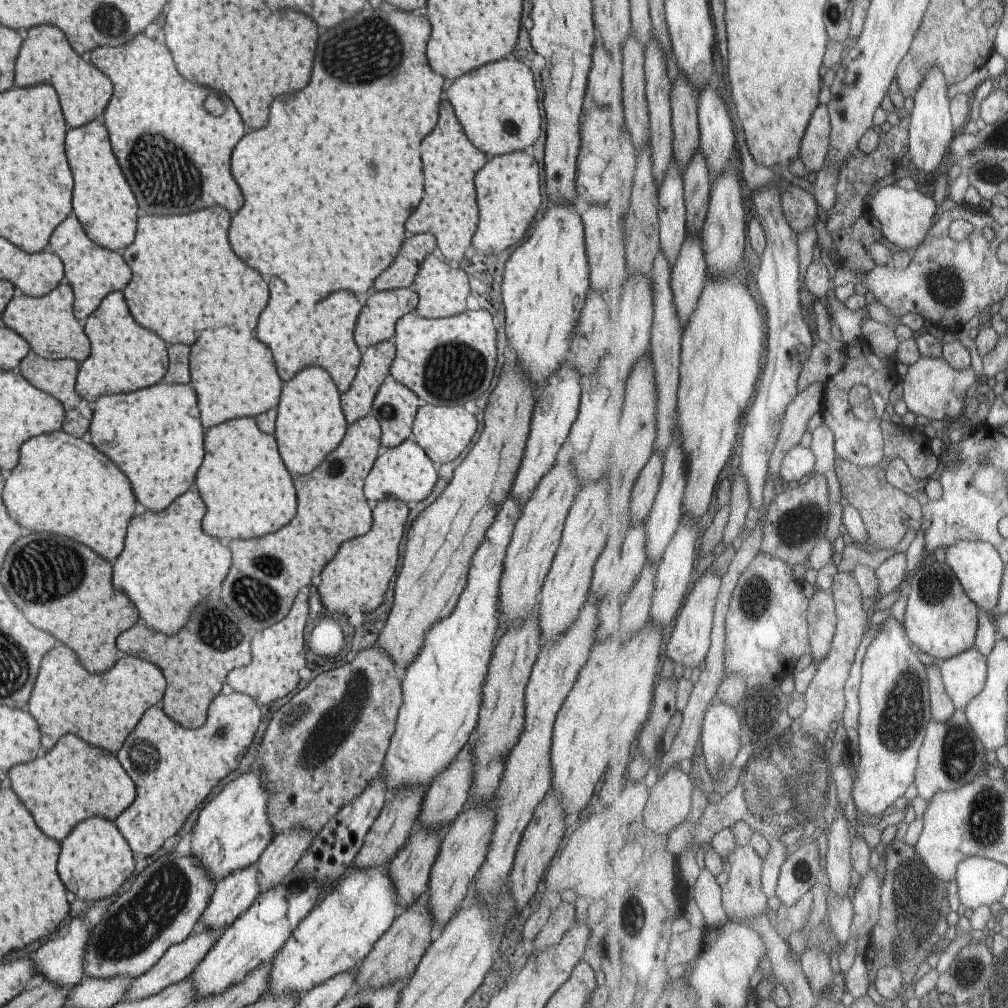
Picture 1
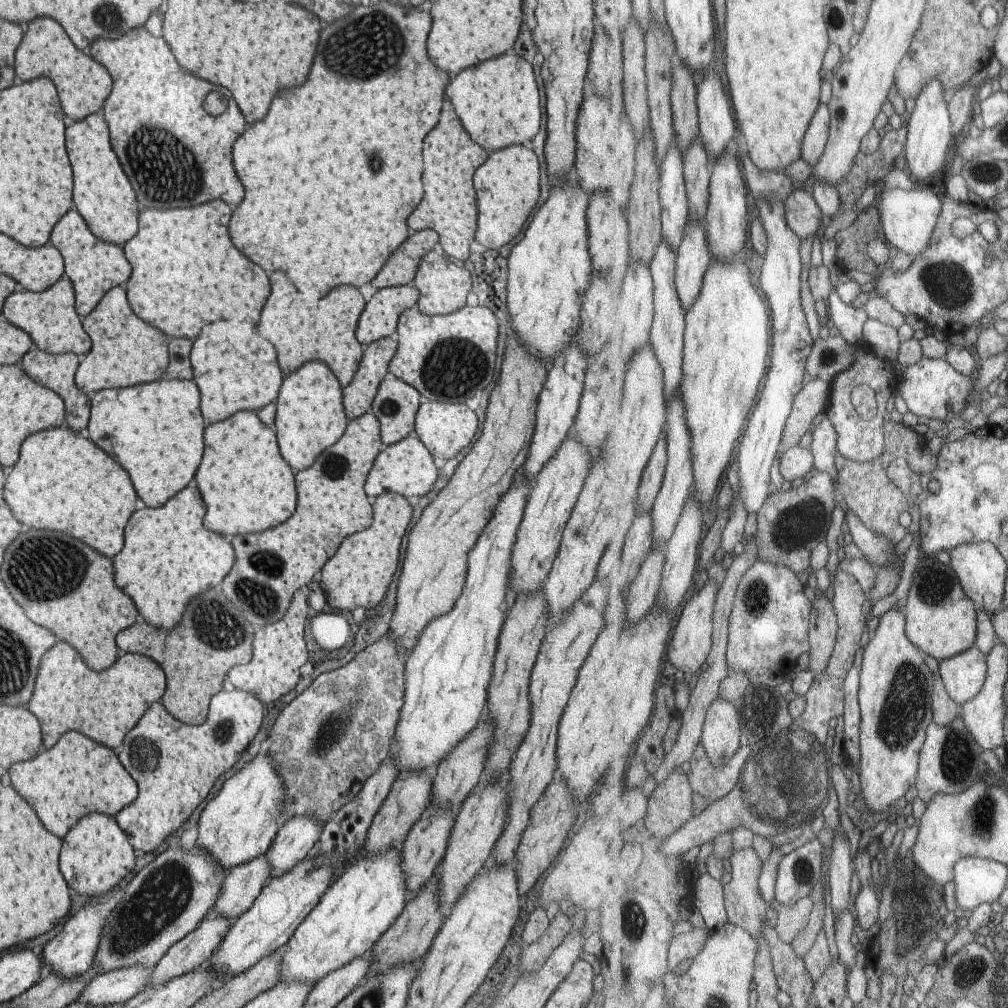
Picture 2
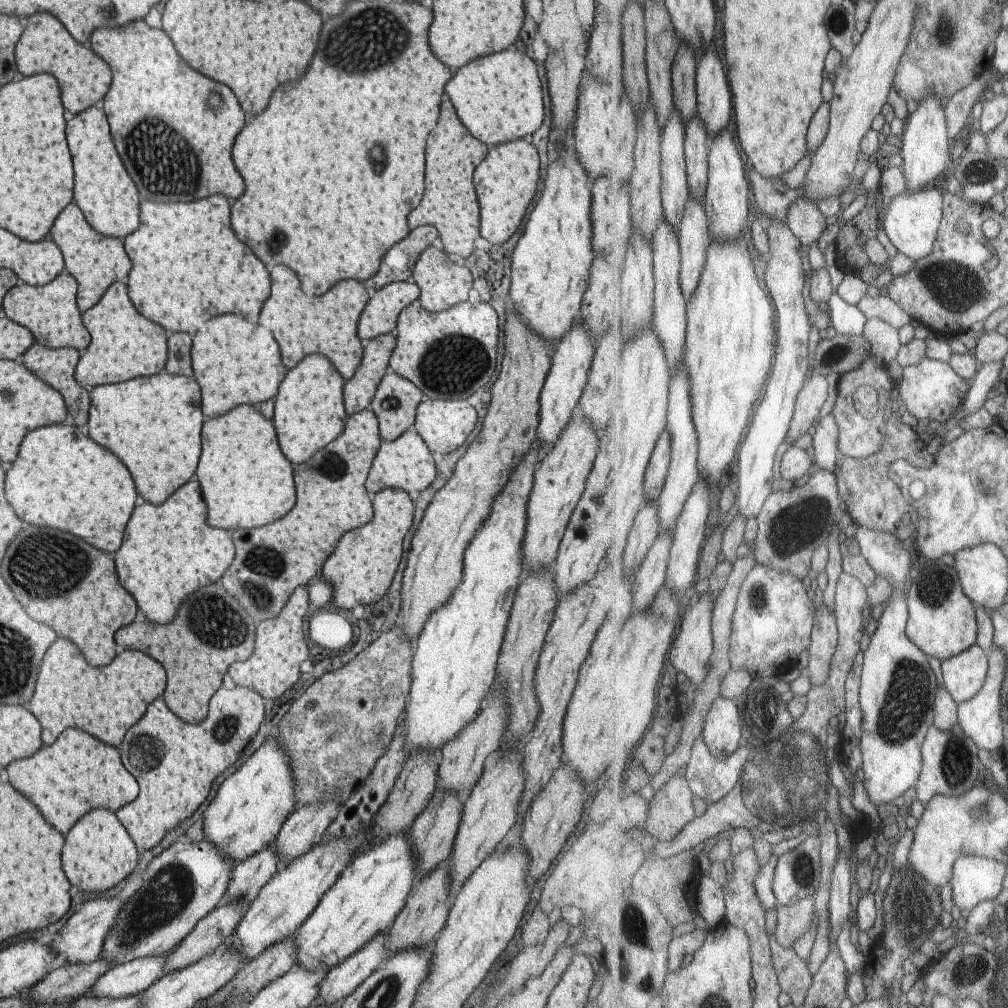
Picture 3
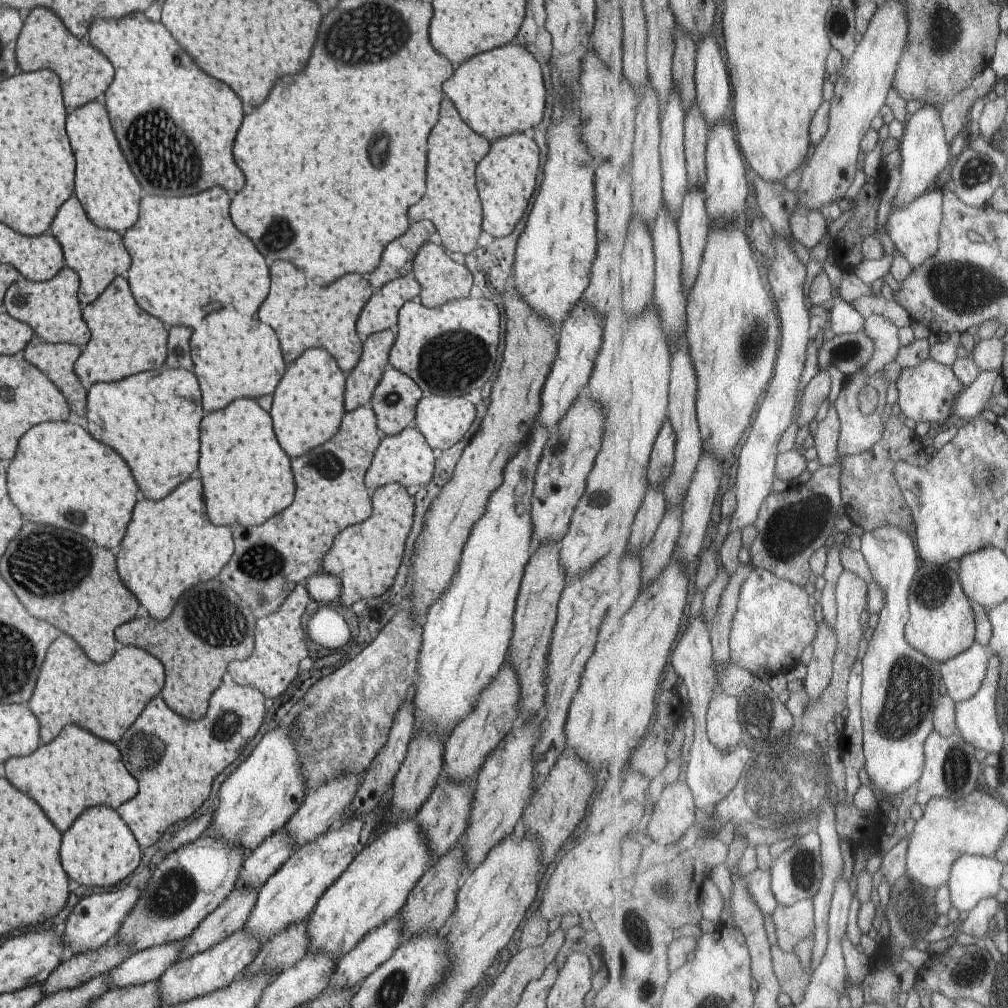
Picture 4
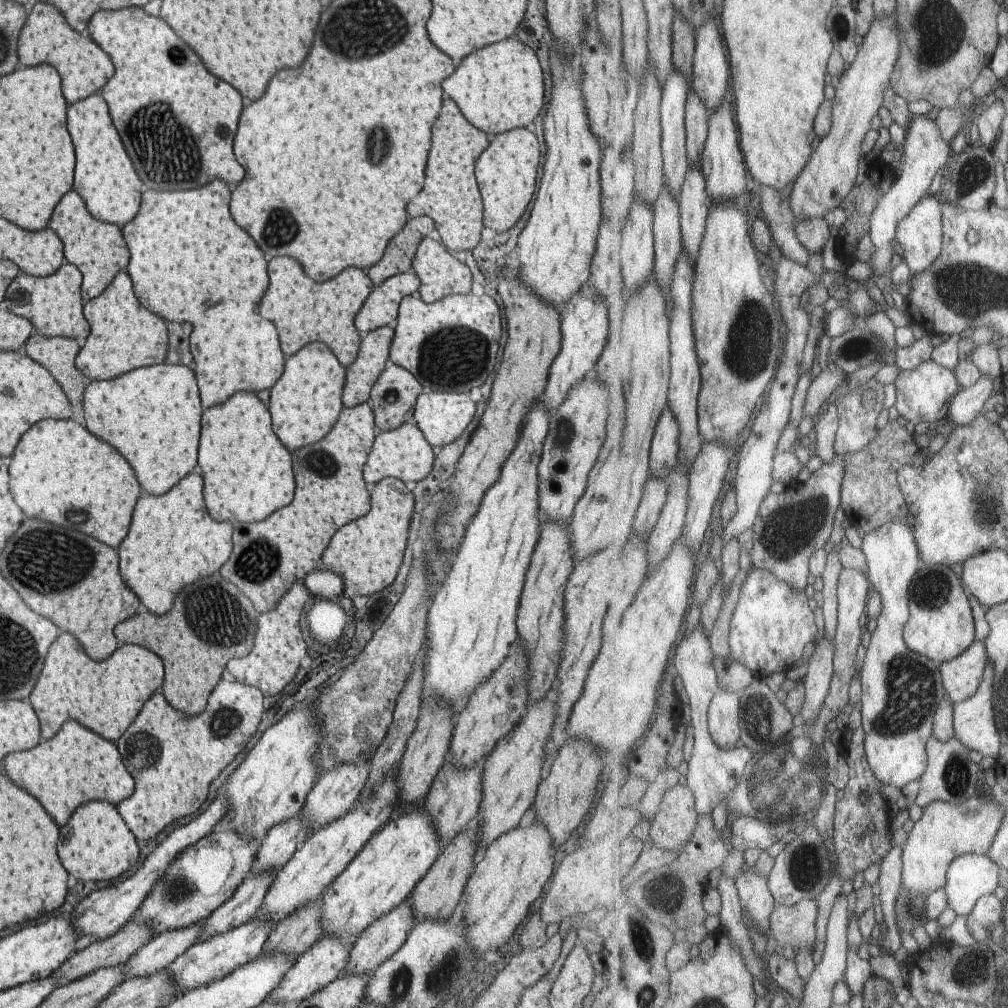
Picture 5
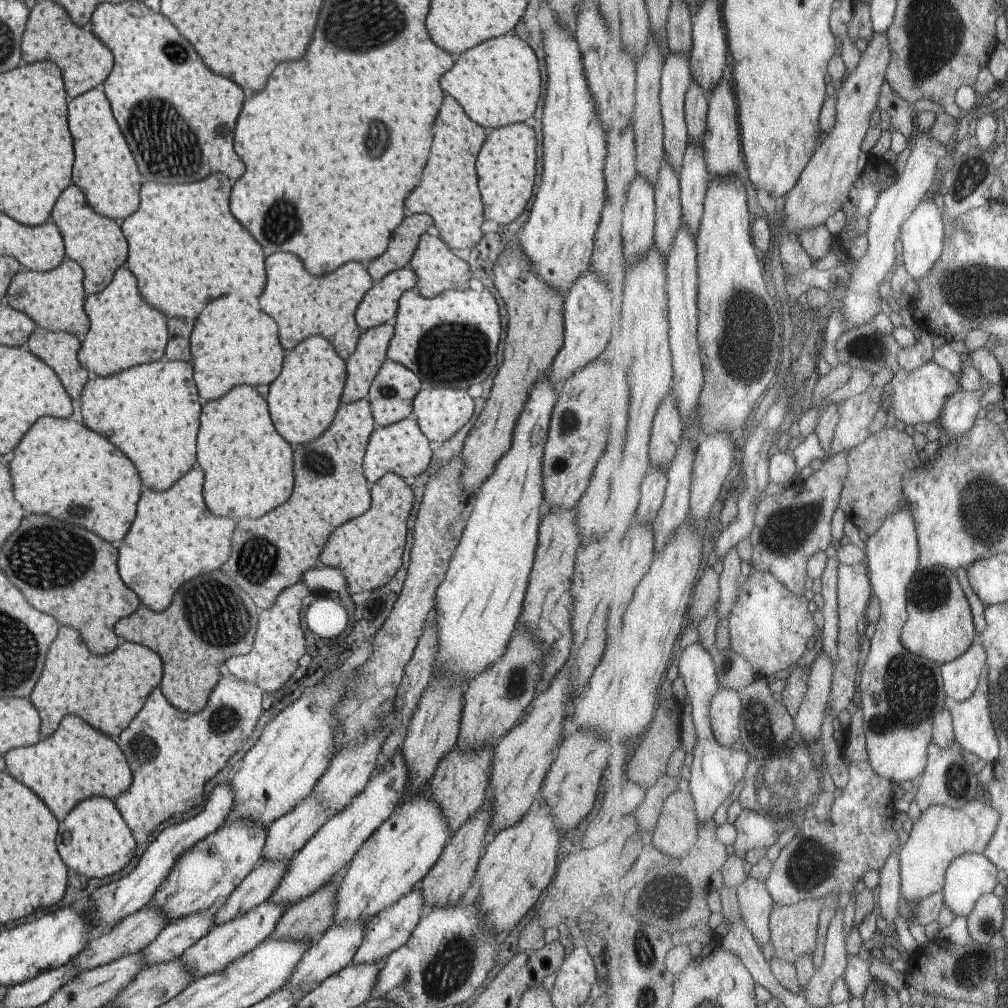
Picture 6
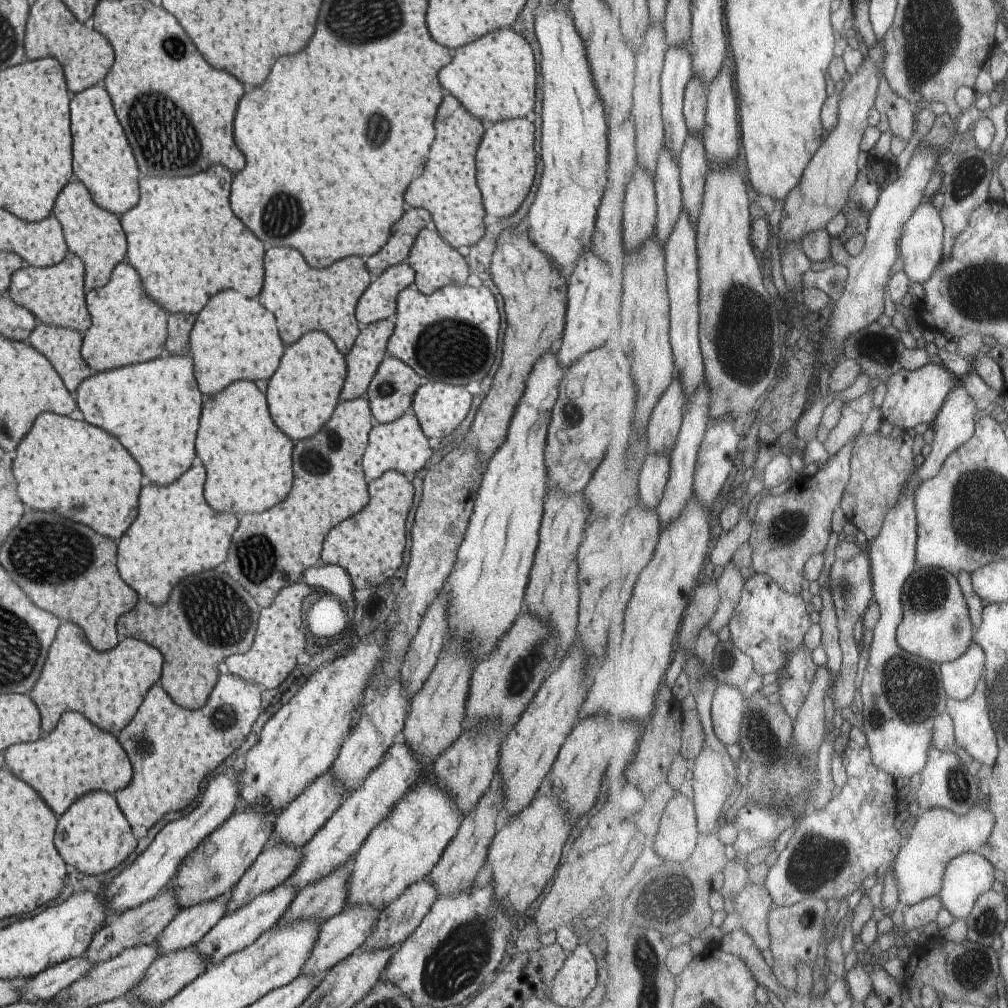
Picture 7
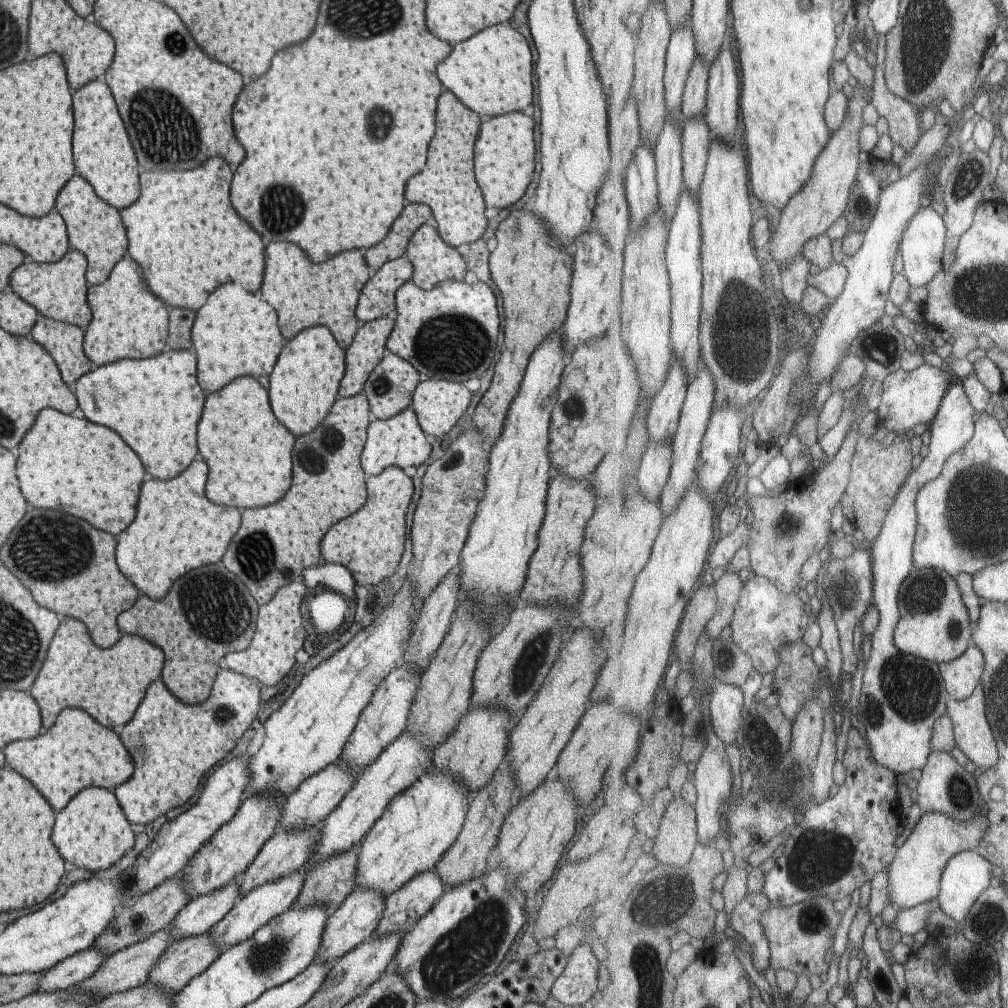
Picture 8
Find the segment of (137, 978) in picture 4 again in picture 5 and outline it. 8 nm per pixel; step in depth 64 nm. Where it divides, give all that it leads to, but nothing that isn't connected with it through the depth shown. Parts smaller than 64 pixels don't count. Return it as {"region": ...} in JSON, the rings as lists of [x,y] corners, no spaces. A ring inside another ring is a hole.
{"region":[[[201,923],[154,935],[123,964],[123,981],[151,976],[155,972],[165,970],[194,944],[199,934],[201,934]]]}

